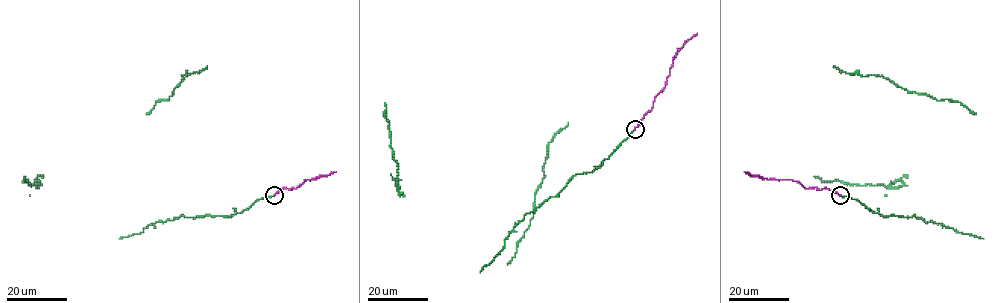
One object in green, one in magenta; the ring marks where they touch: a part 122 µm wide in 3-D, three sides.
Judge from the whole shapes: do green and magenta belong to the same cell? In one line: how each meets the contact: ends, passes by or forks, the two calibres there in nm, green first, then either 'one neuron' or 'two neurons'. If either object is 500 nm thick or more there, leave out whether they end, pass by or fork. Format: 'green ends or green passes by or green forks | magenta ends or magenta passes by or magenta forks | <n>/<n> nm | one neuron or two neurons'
green ends | magenta ends | 190/140 nm | one neuron

